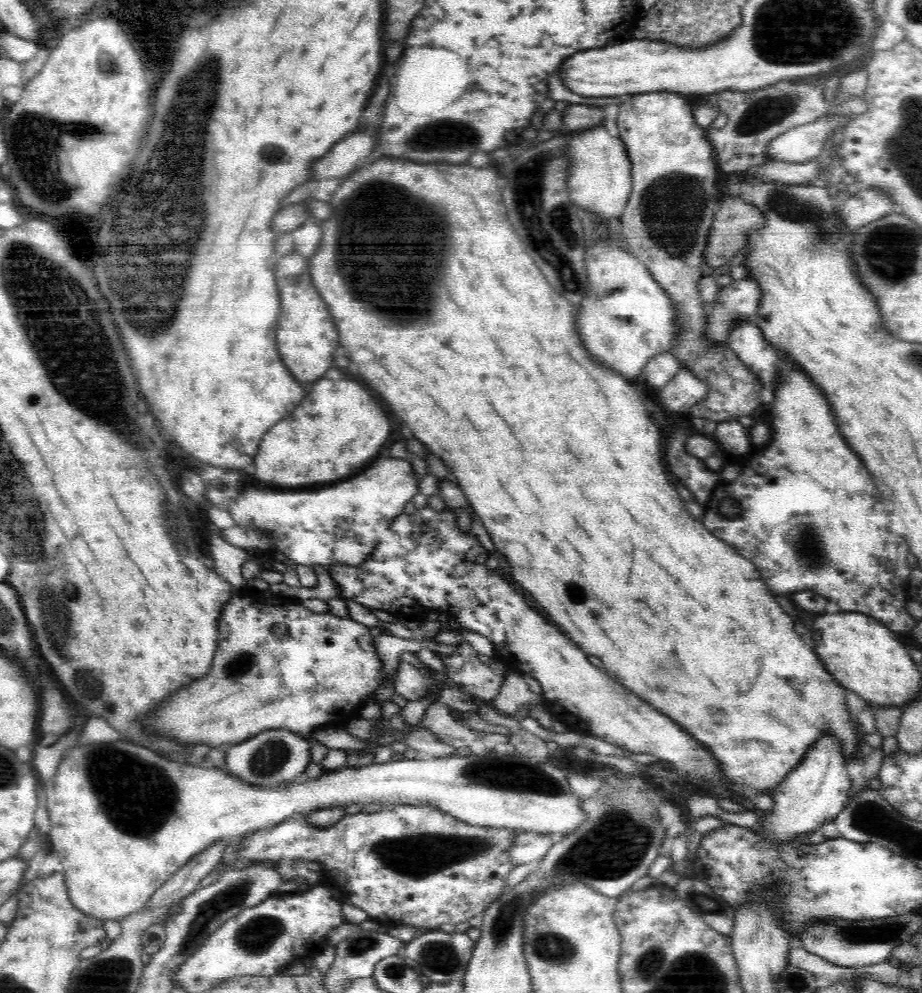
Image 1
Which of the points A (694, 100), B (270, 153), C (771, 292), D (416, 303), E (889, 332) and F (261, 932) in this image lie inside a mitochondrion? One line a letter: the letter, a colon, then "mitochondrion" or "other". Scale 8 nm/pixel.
A: other
B: mitochondrion
C: other
D: mitochondrion
E: other
F: mitochondrion

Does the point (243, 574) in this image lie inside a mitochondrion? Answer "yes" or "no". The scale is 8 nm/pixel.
no

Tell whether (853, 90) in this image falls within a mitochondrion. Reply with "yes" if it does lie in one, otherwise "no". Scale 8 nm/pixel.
no

